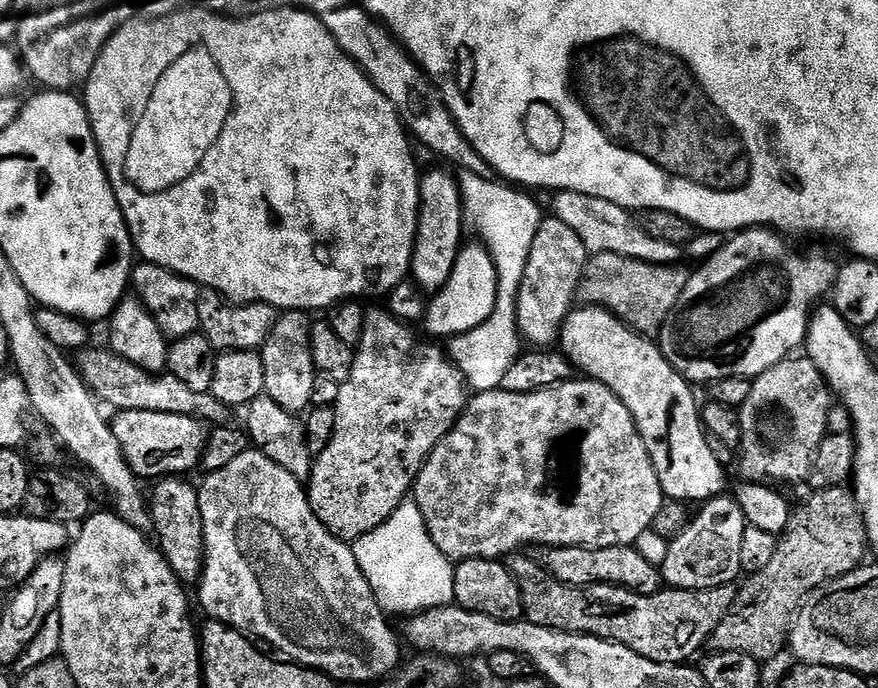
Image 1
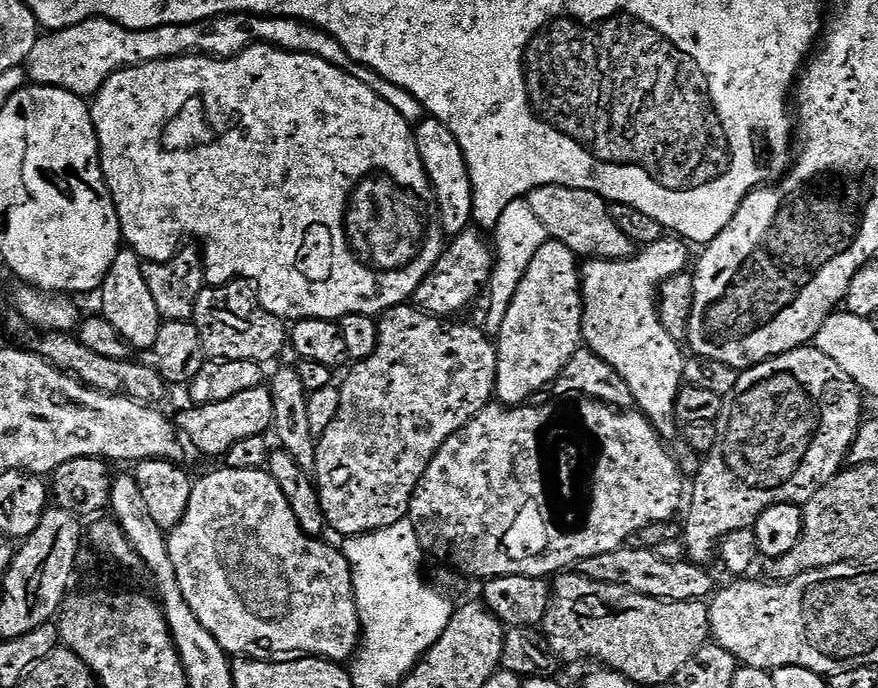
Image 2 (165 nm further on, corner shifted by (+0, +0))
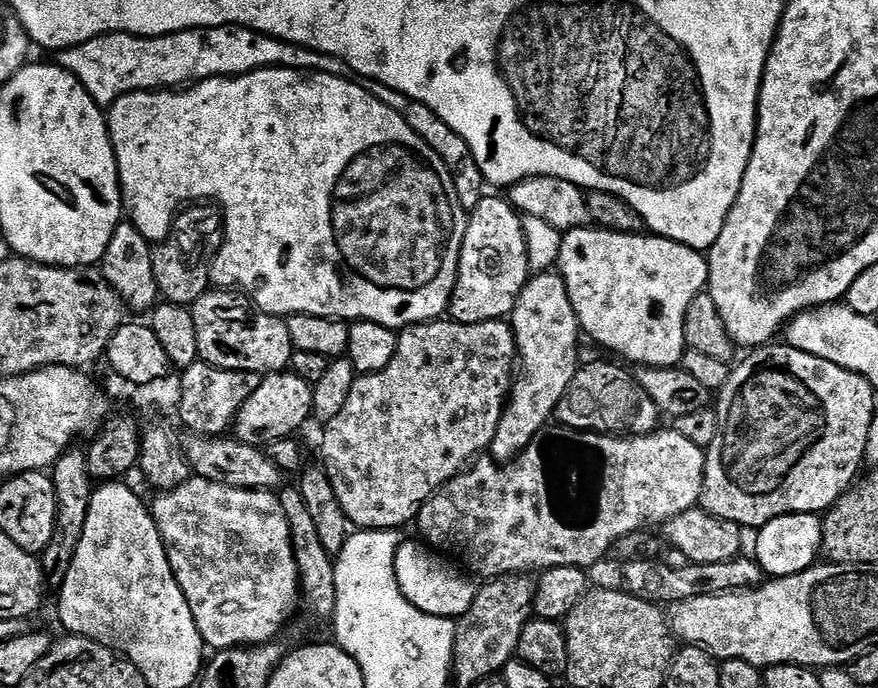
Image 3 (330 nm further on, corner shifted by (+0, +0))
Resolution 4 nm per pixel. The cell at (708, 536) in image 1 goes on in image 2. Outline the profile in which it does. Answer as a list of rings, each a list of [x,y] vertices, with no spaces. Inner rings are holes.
[[[815,346],[795,348],[786,354],[778,354],[766,362],[755,364],[752,368],[743,369],[739,373],[734,390],[731,390],[728,396],[724,397],[724,409],[720,412],[720,419],[715,421],[717,441],[714,444],[714,448],[699,461],[701,462],[700,473],[697,474],[696,481],[693,484],[691,481],[690,484],[692,501],[689,504],[687,501],[688,521],[682,524],[683,555],[694,564],[701,566],[711,565],[711,560],[715,561],[717,559],[720,543],[726,538],[726,534],[734,534],[734,530],[752,528],[759,515],[764,510],[770,510],[770,506],[775,504],[802,506],[810,498],[814,498],[814,494],[818,494],[818,490],[822,490],[822,486],[826,486],[826,482],[833,480],[845,467],[848,451],[862,423],[860,396],[862,397],[862,390],[853,382],[850,374],[846,374],[846,370],[842,370],[842,366],[838,366],[838,362],[834,362],[834,358],[826,358],[826,354],[822,354],[822,350],[818,350]]]

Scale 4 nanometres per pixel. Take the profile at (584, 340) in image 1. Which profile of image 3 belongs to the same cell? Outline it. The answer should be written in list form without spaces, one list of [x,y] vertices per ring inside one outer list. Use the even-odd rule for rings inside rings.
[[[589,226],[563,233],[558,271],[566,282],[574,314],[587,339],[589,336],[597,340],[602,347],[625,356],[620,357],[625,361],[633,360],[636,366],[675,368],[681,363],[686,351],[686,310],[690,310],[690,302],[694,302],[696,295],[708,287],[708,262],[703,251],[667,240],[665,236],[611,232]]]

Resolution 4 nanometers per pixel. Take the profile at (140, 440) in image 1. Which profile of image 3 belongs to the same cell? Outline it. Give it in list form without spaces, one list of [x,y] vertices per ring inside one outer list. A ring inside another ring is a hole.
[[[292,371],[270,373],[261,379],[258,390],[254,390],[254,394],[250,394],[250,398],[246,398],[238,410],[234,421],[235,439],[247,444],[267,446],[276,440],[295,437],[296,431],[307,420],[309,422],[313,419],[313,385],[309,382],[307,384],[298,373]]]

